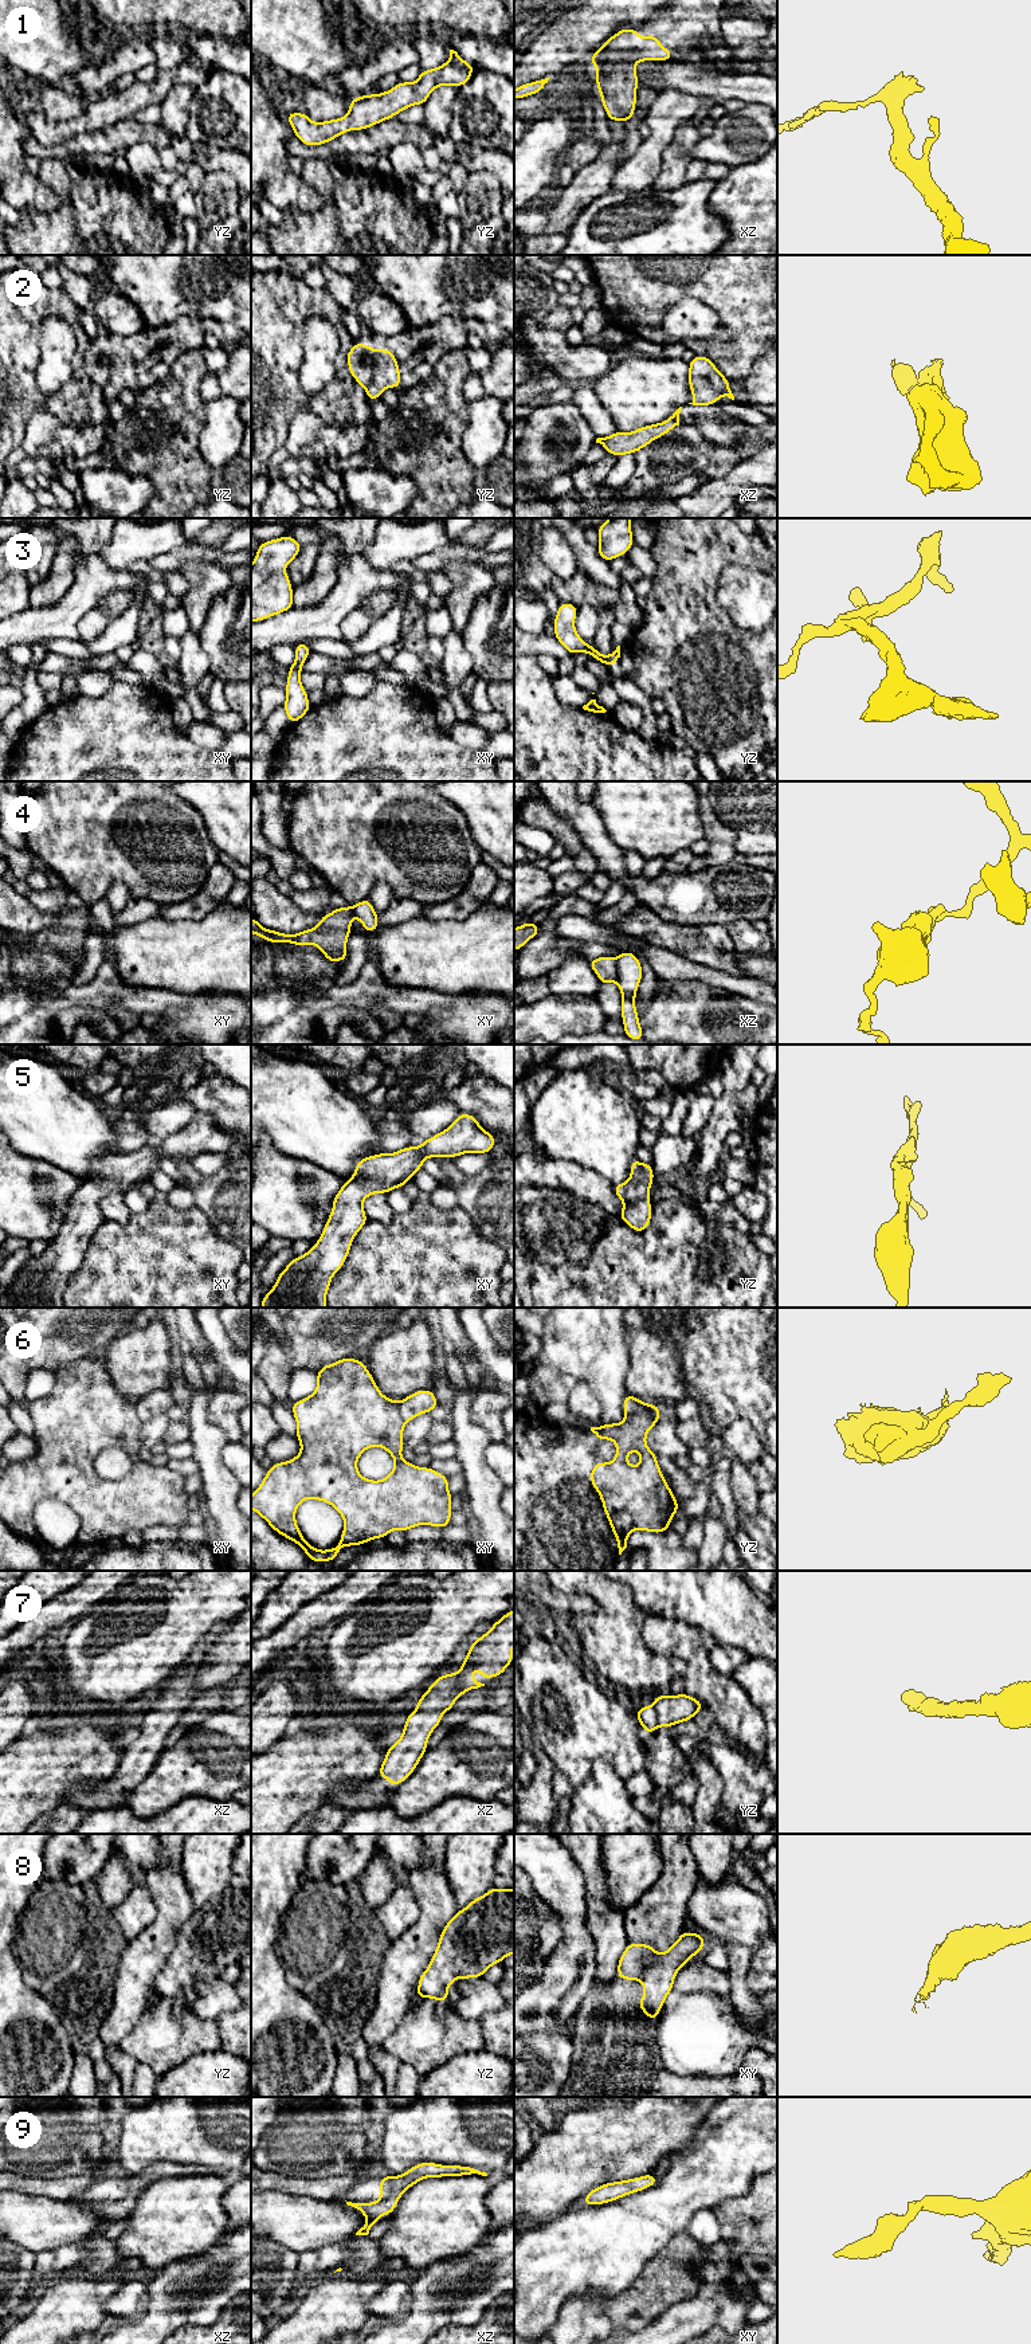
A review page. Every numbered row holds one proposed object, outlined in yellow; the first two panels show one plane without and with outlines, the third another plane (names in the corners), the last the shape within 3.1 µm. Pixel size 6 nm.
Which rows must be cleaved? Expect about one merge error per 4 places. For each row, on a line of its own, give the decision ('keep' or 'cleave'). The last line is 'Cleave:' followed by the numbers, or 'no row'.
1: keep
2: keep
3: keep
4: cleave
5: keep
6: cleave
7: keep
8: keep
9: keep
Cleave: 4, 6

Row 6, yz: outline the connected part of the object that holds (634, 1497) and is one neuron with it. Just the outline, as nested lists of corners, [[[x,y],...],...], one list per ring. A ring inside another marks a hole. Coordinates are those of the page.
[[[643,1410],[626,1415],[622,1423],[591,1427],[599,1442],[611,1439],[616,1445],[615,1458],[609,1463],[596,1459],[589,1479],[603,1502],[619,1555],[627,1548],[634,1529],[663,1533],[670,1529],[671,1520],[679,1510],[656,1454],[646,1443],[646,1435],[659,1419]],[[631,1451],[640,1454],[638,1466],[627,1462]]]

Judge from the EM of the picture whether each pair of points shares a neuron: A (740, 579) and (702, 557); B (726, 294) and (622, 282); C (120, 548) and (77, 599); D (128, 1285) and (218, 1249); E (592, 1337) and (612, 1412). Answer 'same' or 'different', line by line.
A: different
B: same
C: different
D: same
E: same

